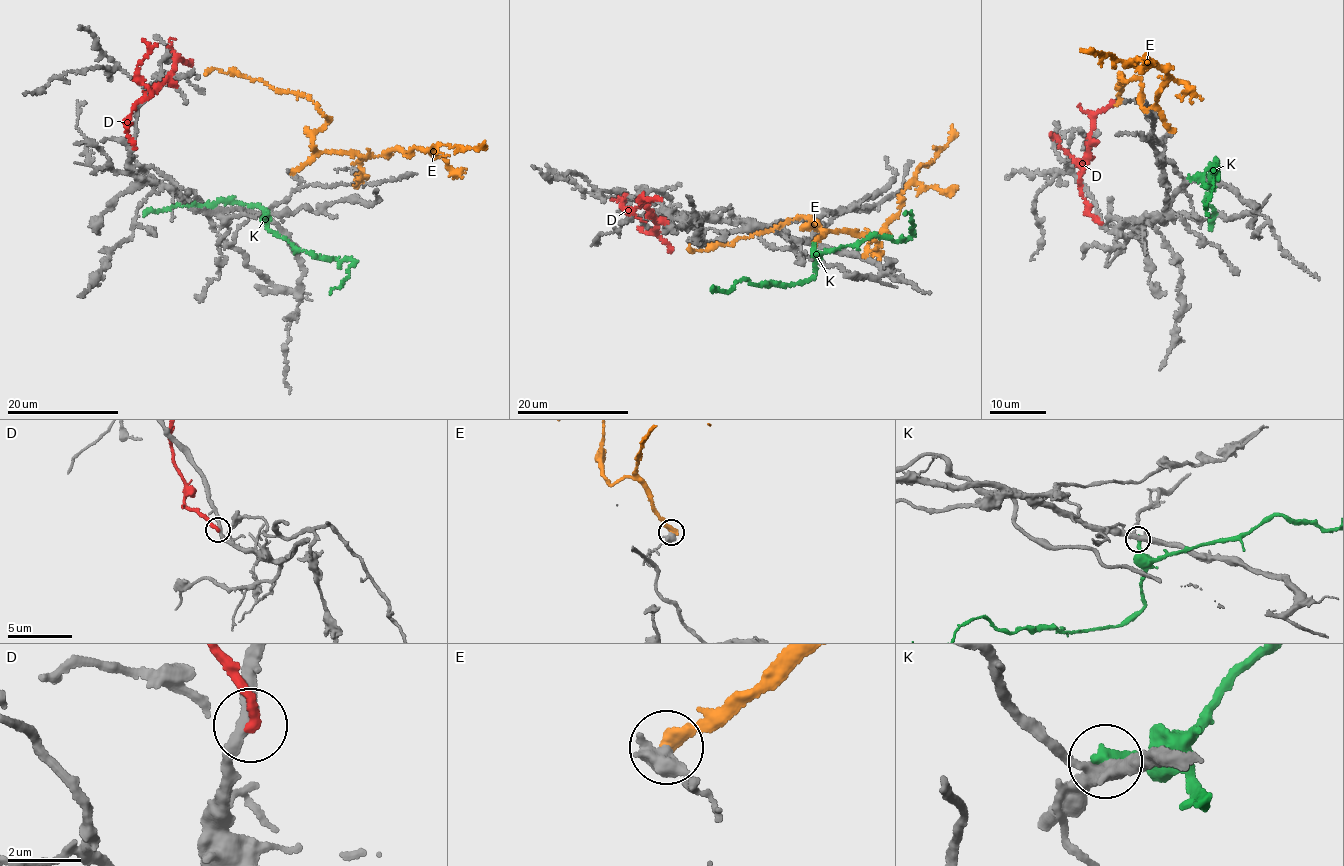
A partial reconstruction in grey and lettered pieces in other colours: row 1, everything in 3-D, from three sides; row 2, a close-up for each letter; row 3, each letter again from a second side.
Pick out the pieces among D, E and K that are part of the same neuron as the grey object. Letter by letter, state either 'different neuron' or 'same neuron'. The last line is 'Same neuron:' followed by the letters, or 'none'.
D: different neuron
E: different neuron
K: different neuron
Same neuron: none

